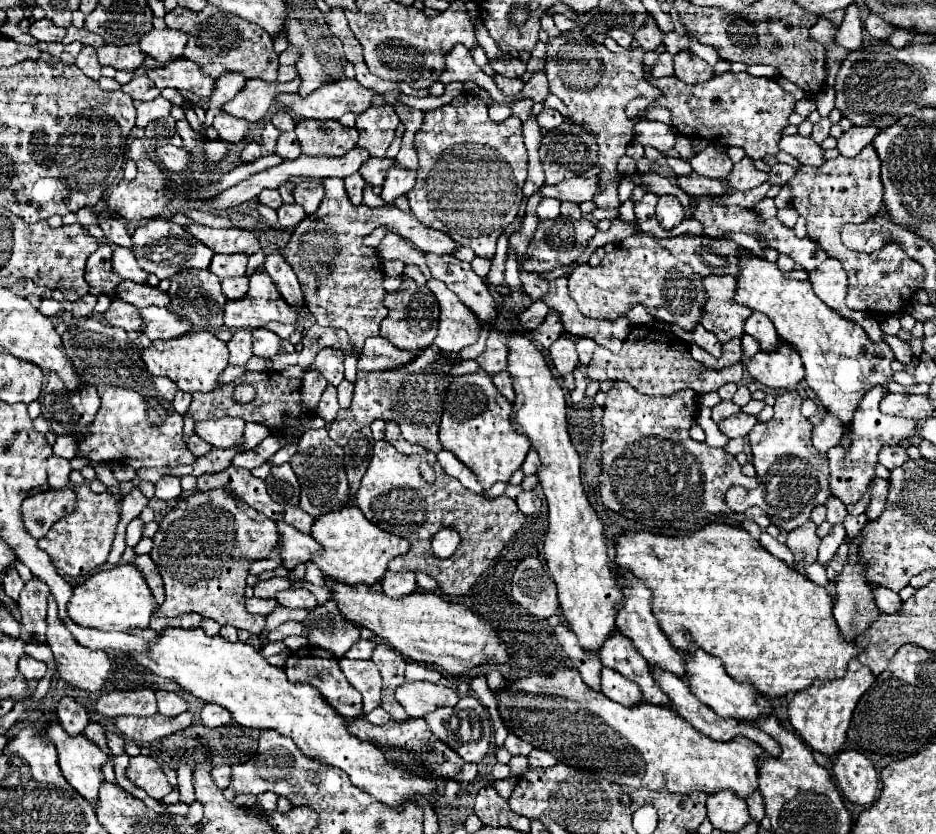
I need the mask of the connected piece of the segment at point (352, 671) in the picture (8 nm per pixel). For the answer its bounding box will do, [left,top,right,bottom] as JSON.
[340,657,382,713]

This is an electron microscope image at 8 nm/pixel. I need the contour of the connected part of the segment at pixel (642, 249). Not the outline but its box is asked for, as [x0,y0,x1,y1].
[568,239,706,329]

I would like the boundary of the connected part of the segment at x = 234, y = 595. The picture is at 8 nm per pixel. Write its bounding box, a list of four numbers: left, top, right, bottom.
[150,489,278,633]

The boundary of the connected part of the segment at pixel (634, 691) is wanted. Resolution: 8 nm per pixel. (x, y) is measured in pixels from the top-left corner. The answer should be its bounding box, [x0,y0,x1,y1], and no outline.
[602,667,642,705]

